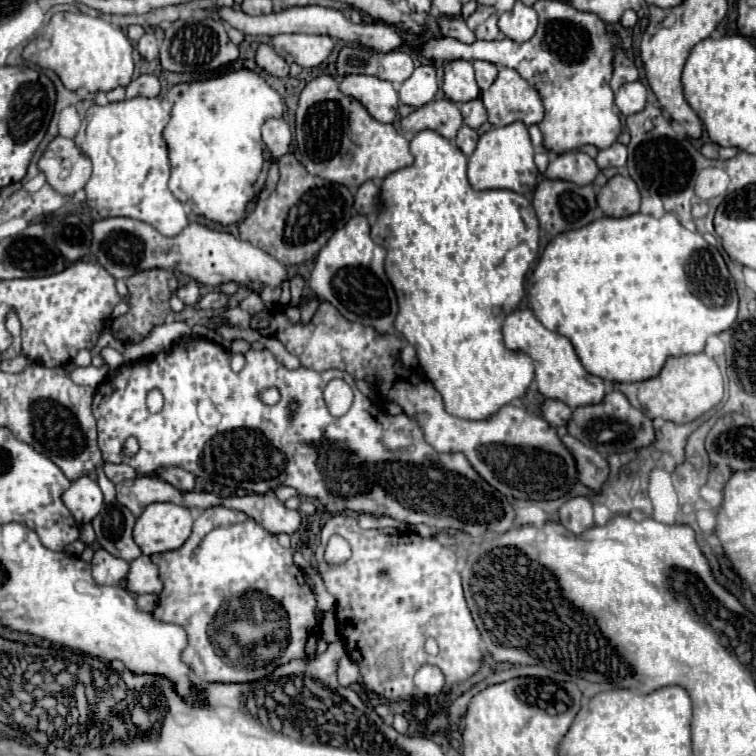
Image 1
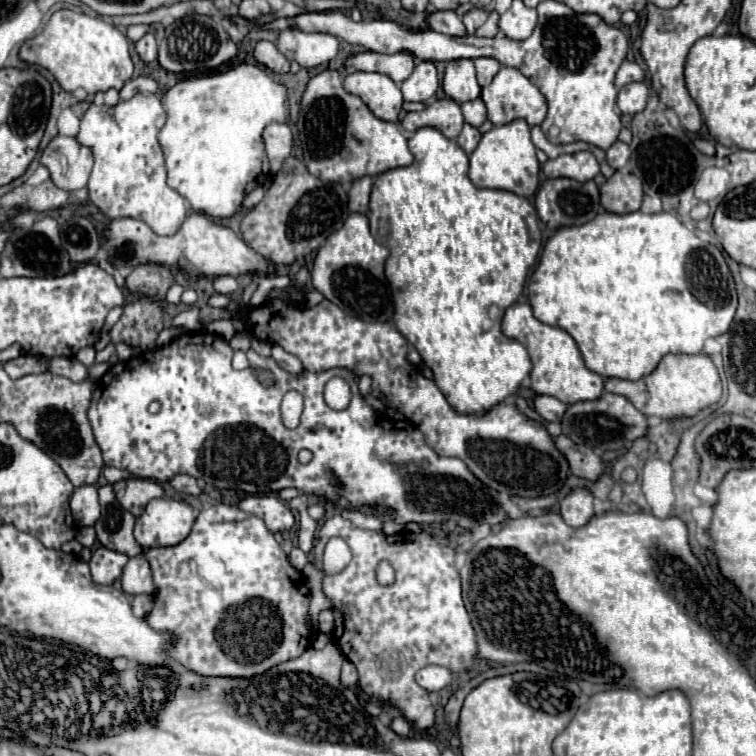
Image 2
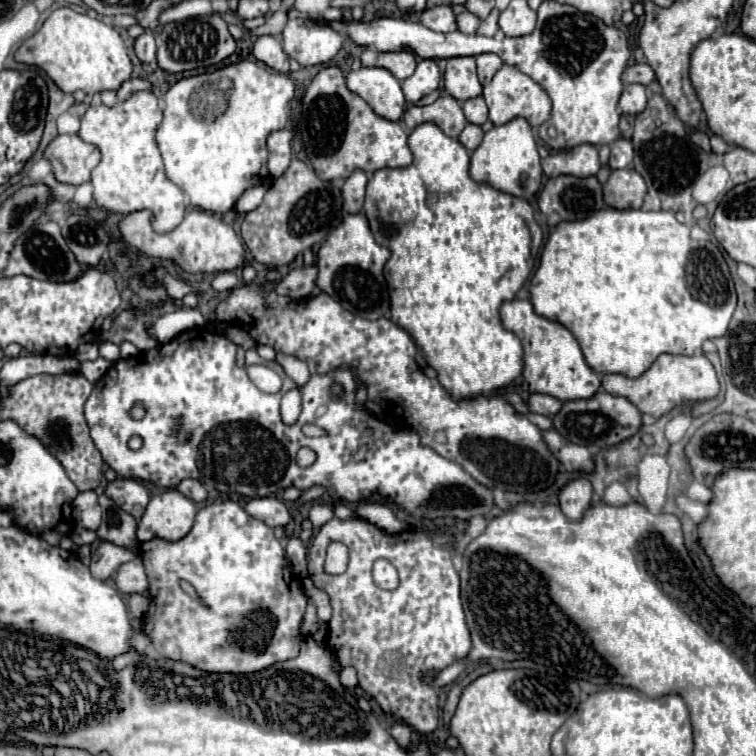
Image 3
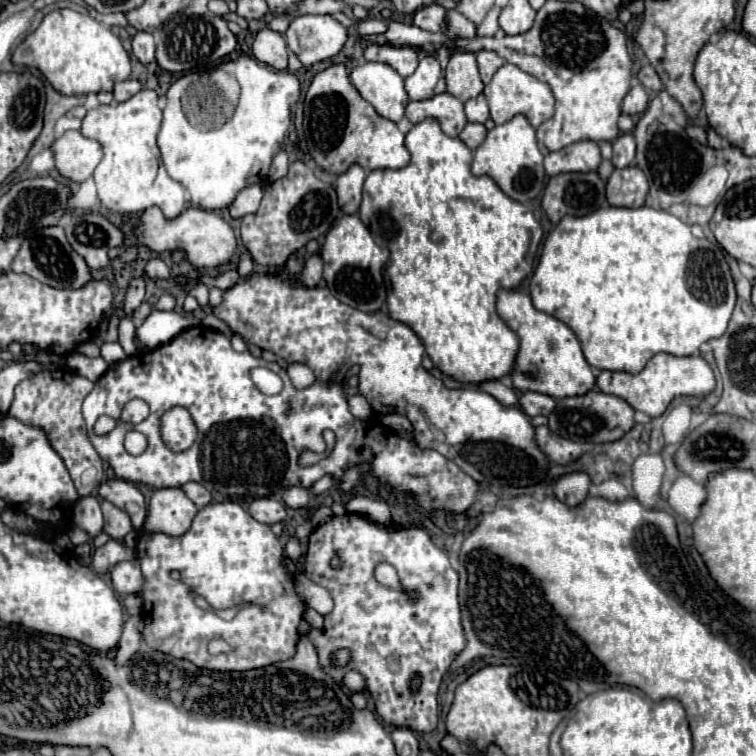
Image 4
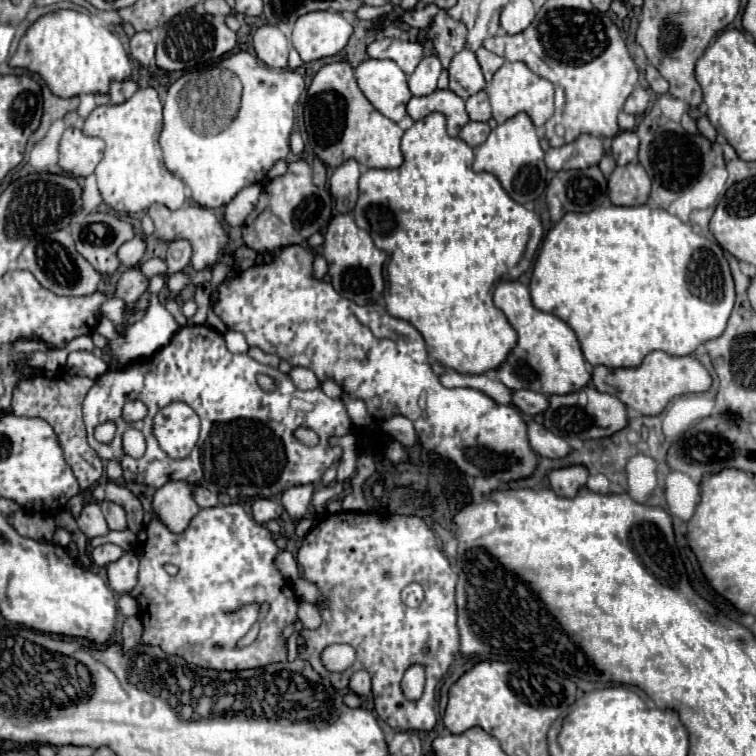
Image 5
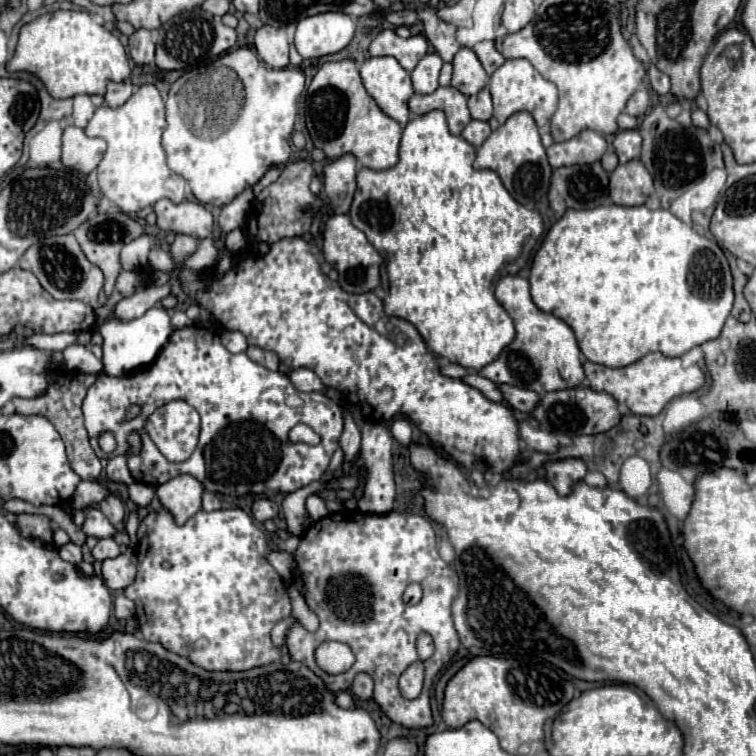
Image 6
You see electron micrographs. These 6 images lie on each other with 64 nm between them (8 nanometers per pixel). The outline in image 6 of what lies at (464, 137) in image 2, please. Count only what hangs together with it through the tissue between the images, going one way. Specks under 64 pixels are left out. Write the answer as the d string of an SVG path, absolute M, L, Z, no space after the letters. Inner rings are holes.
M472 120L470 124L466 124L466 128L462 130L462 138L468 142L468 144L472 144L474 148L478 148L488 136L490 136L490 126L488 126L488 122L480 122L480 120Z

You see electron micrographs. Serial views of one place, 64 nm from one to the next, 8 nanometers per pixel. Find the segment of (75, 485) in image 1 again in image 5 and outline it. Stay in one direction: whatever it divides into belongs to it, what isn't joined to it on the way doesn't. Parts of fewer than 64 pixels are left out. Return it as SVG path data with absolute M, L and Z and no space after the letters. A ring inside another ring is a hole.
M88 502L84 504L80 516L78 516L78 528L86 534L86 538L96 538L96 536L104 536L108 532L108 526L104 522L102 510L98 506L98 502Z

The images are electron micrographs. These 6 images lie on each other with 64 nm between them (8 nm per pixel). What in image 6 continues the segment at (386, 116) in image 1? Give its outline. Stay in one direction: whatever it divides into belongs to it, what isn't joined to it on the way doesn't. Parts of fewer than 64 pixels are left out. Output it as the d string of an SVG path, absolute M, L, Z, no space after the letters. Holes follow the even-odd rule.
M392 56L368 58L360 66L366 92L376 100L380 110L396 122L408 122L408 98L414 94L410 74Z

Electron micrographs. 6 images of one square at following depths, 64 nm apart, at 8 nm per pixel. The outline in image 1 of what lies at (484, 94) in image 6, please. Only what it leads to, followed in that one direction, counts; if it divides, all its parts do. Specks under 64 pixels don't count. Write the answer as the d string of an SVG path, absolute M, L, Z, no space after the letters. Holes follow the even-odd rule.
M480 98L476 100L470 100L470 102L462 102L458 104L460 112L462 112L462 118L464 118L464 124L478 130L486 120L488 120L488 114L486 114L486 108L482 104Z

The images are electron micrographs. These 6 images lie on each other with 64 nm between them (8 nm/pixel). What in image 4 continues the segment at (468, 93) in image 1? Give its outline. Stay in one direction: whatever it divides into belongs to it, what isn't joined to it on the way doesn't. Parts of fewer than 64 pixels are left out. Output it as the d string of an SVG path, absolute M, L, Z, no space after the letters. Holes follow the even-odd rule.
M458 52L446 66L446 92L466 102L482 94L482 80L478 76L476 56L472 52Z

